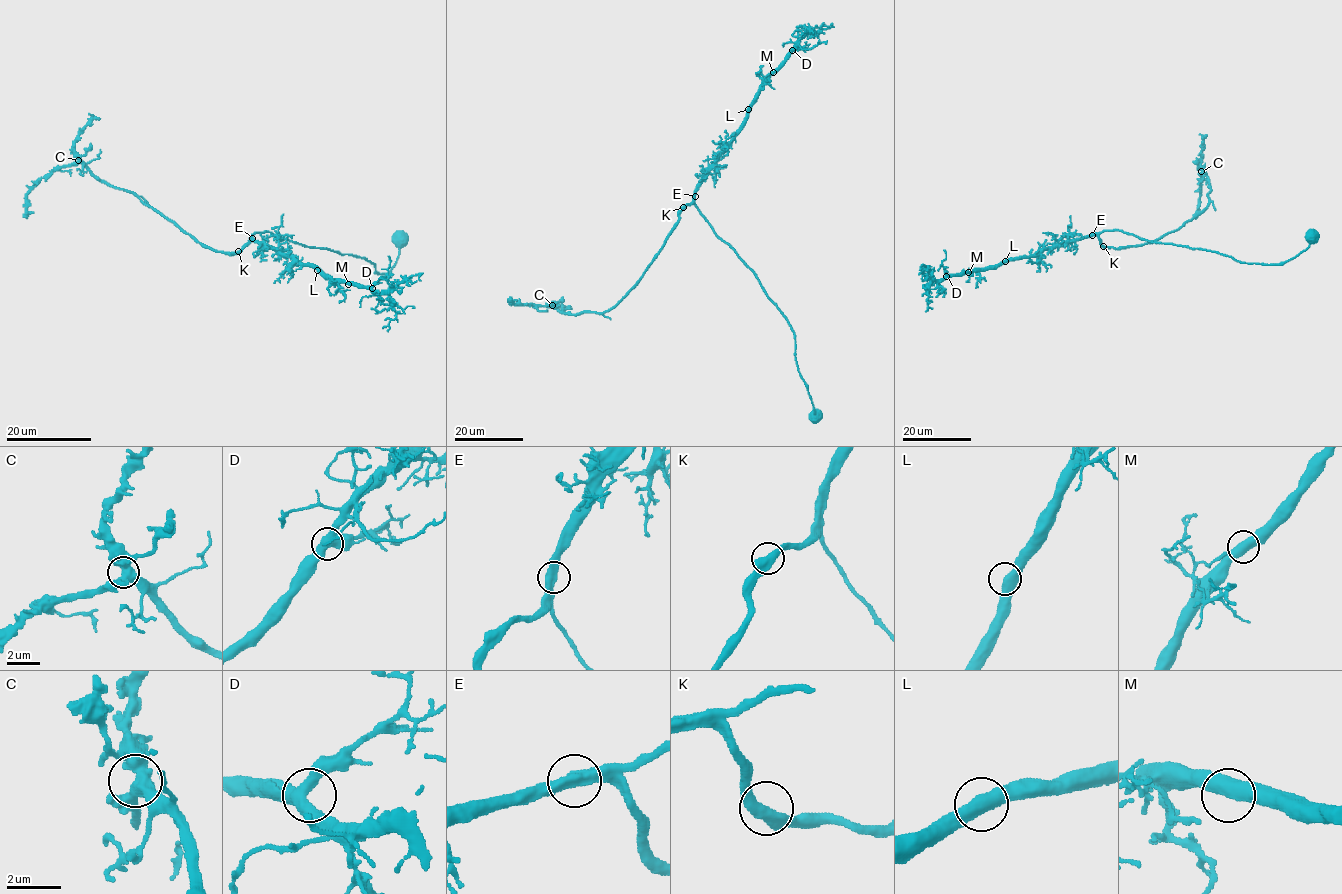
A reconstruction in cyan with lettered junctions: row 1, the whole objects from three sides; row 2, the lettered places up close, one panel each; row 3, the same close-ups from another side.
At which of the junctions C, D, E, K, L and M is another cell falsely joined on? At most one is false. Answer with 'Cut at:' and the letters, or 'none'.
Cut at: none

